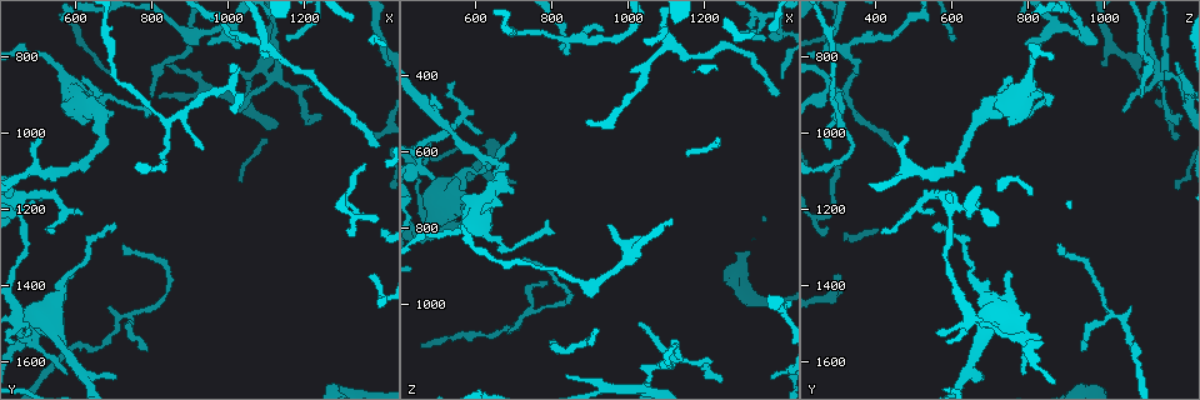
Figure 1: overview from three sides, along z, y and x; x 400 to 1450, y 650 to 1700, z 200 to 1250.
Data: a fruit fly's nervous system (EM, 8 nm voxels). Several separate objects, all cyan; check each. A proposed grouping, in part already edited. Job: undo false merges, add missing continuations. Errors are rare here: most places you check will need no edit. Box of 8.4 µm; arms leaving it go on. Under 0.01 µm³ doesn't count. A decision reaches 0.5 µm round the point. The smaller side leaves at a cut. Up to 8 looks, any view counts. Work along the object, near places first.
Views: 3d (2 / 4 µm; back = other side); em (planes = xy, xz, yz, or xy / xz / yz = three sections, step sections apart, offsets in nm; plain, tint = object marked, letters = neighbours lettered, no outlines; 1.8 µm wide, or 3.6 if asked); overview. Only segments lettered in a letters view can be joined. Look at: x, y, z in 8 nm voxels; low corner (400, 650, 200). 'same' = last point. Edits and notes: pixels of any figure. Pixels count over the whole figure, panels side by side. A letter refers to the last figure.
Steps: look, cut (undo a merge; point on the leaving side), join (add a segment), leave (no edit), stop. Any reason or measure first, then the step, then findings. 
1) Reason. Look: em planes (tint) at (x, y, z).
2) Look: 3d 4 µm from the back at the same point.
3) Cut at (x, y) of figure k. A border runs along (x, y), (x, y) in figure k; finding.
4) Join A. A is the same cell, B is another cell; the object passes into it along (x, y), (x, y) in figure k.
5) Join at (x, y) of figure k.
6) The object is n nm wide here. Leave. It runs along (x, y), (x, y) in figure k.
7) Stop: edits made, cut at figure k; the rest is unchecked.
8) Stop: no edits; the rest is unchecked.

Sharp bend. Look: em xz step 16 (tint) at (1090, 825, 1155).

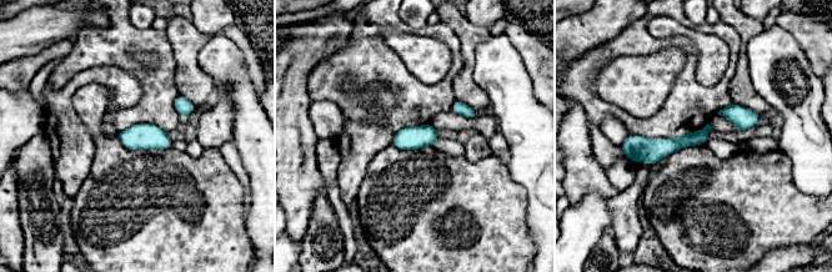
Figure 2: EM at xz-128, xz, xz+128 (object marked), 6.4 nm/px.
Look: em yz step 8 (tint) at the same point.

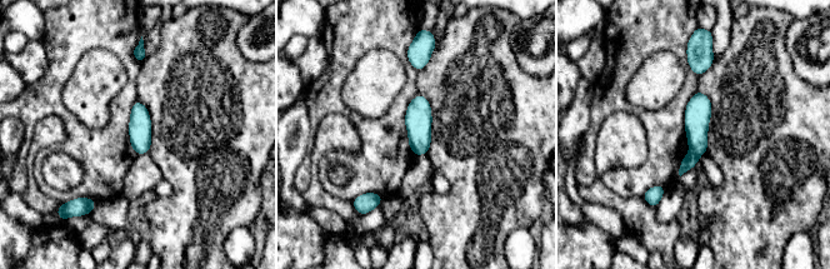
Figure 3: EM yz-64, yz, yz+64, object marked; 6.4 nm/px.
Look: em yz step 8 (letters) at the same point.

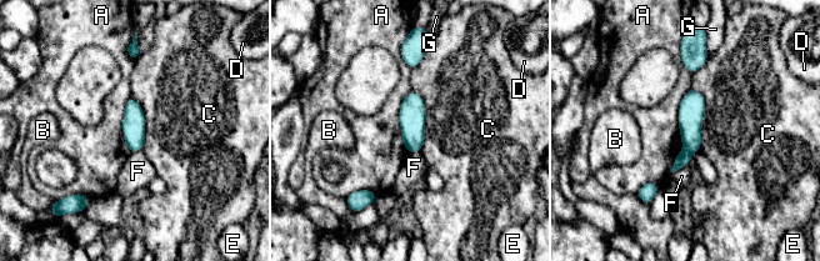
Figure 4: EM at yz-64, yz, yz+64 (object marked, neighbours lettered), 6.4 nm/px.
The longest contact is with A, 550 nm. Cut at (684, 157) of figure 4. A, B, C, D, E, F and G are other cells; a border runs along (684, 146), (691, 155) in figure 4; two neurons meet here.

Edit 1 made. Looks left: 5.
Branch stops here. Look: 3d 4 µm at (635, 860, 735).

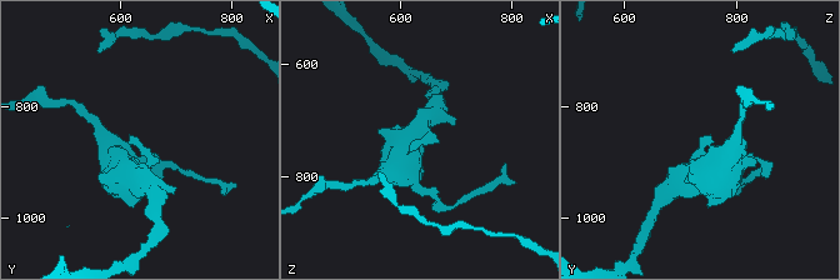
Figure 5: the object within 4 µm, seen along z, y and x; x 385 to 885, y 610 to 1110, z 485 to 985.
Now the EM. Look: em xz step 16 (letters) at (630, 860, 740).

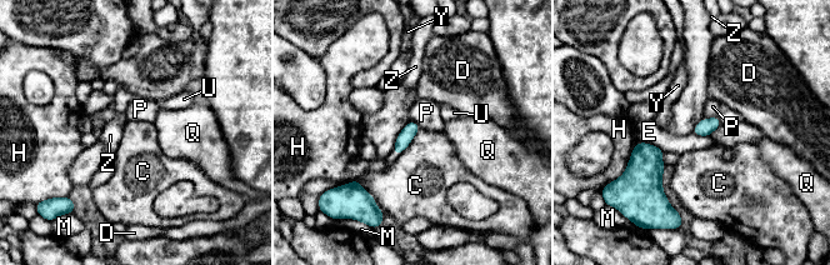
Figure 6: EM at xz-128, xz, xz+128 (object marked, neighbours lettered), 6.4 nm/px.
Another direction. Look: em planes (letters) at the same point.

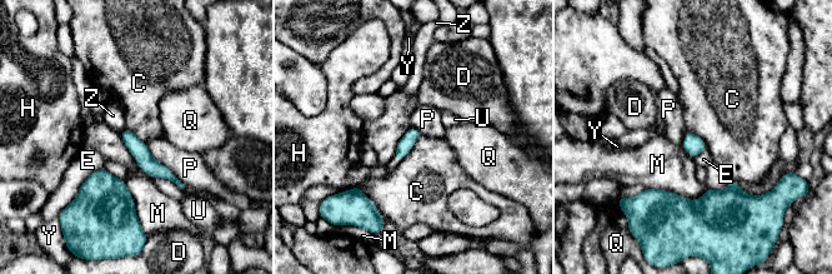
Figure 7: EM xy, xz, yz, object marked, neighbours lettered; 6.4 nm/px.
Leave. C, D, E, H, M, P, Q, U, Y and Z are other cells; none of them fits.

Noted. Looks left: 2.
Thick turns thin. Look: em planes (tint) at (495, 1550, 795).

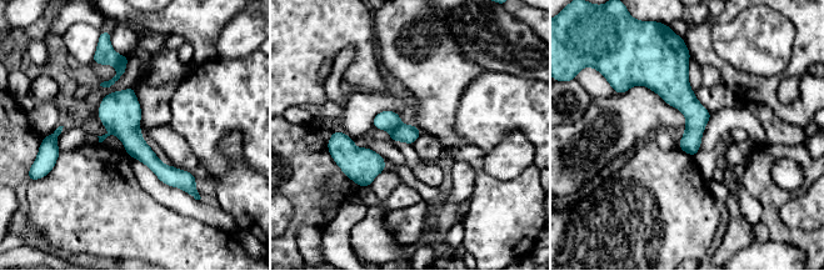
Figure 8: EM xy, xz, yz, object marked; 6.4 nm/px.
See the neighbours. Look: em planes (letters) at the same point.

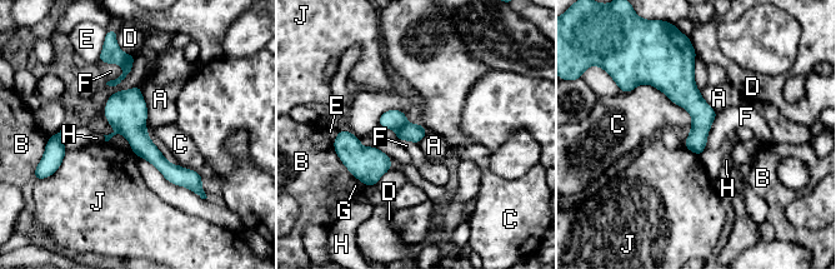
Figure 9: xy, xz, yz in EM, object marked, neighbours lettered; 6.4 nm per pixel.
The longest contact is with C, 500 nm. Cut at (394, 119) of figure 9. A, B, C, D, E, F, G, H and J are other cells; a border runs along (408, 123), (396, 130) in figure 9; two neurons meet here.

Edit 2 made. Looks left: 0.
Stop: edits made, cut at figure 4, cut at figure 9; the rest is unchecked.

